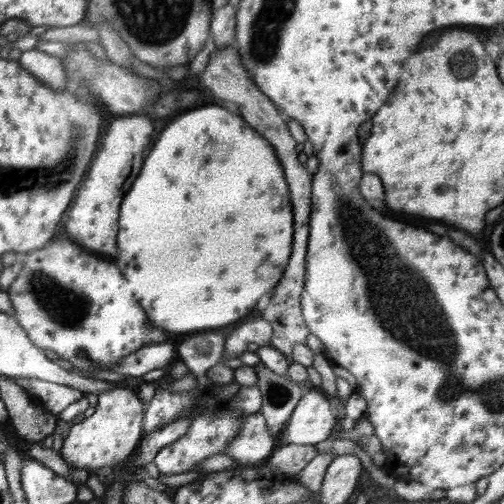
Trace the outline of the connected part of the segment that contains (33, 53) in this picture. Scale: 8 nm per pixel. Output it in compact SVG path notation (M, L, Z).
M28 47L27 50L22 50L18 63L26 72L36 76L50 88L54 90L65 88L68 78L60 57L38 51L35 47Z

